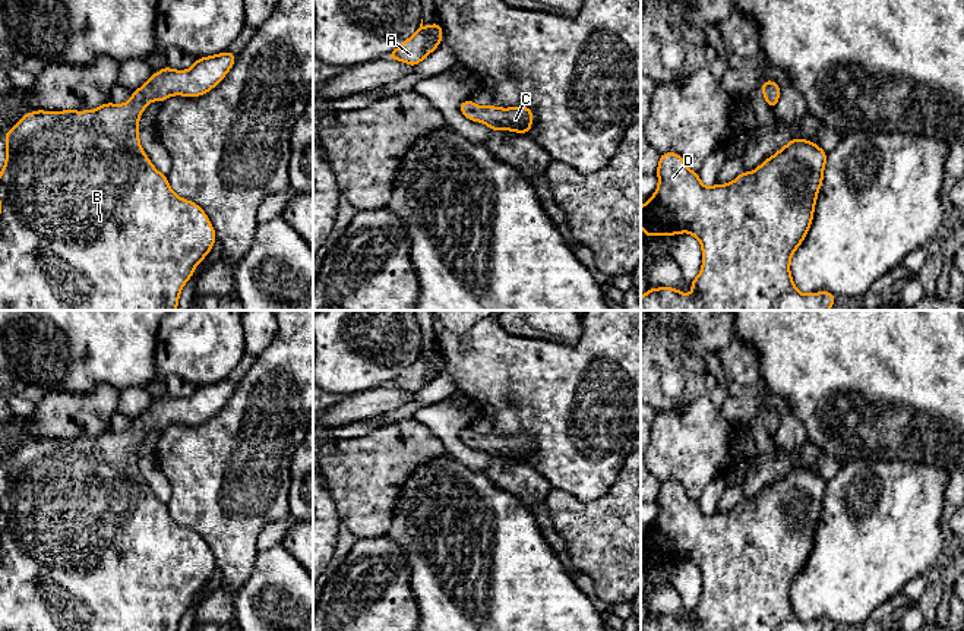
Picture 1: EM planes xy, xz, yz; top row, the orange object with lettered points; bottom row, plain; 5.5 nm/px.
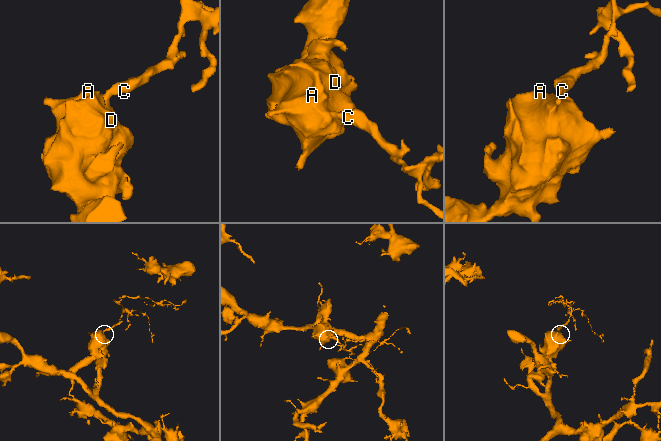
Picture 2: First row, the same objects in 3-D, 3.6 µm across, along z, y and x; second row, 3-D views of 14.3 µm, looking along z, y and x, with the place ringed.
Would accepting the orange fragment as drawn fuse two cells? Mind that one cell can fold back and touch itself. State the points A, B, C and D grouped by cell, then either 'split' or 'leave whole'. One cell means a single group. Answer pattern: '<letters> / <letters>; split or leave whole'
A B C D; leave whole

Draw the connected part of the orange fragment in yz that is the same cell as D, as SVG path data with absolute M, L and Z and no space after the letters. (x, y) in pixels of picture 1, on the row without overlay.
M794 466L752 501L743 499L728 512L705 515L699 502L693 501L679 482L661 482L655 501L660 509L651 527L641 534L641 555L645 558L645 567L657 562L693 562L702 574L702 597L689 609L693 616L690 622L671 615L649 616L641 631L835 631L835 624L825 618L802 622L790 602L791 584L812 552L825 492L824 477L812 468Z

